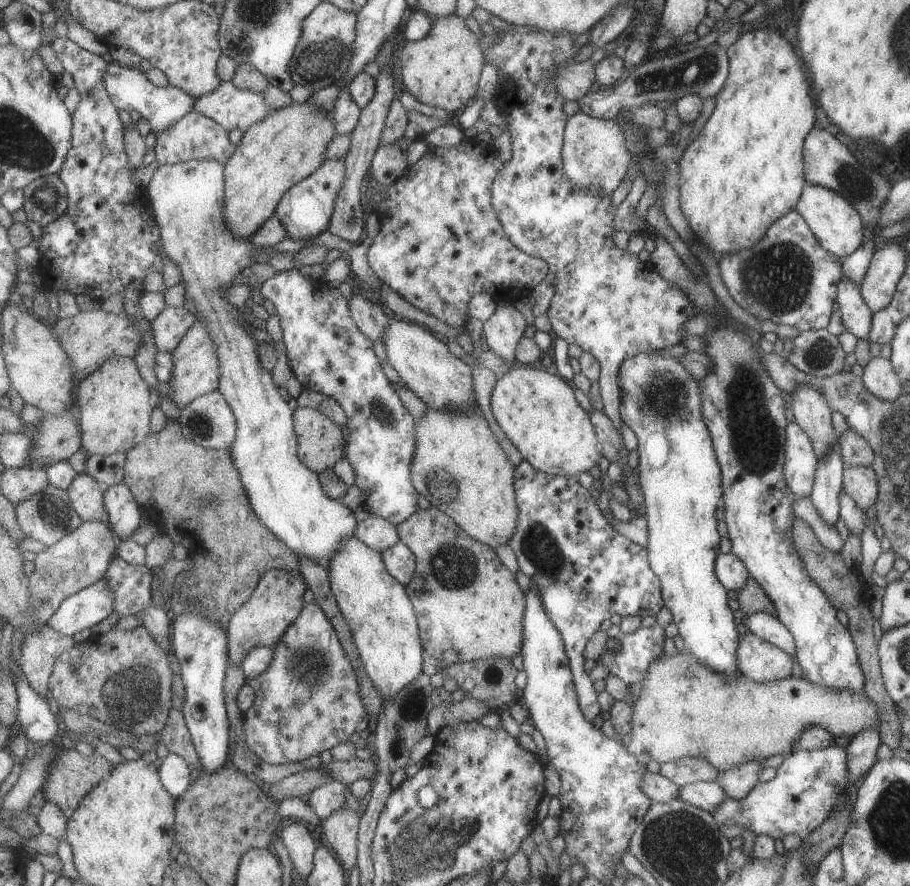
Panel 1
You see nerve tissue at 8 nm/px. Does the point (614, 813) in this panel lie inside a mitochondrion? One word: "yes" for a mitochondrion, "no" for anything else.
no

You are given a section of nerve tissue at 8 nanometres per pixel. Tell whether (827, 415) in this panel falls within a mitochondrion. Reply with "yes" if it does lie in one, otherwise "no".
no

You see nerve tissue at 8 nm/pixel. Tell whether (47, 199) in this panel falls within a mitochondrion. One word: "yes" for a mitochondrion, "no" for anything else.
yes

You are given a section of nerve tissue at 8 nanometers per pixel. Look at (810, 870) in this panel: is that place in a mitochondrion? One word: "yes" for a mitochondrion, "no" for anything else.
no

